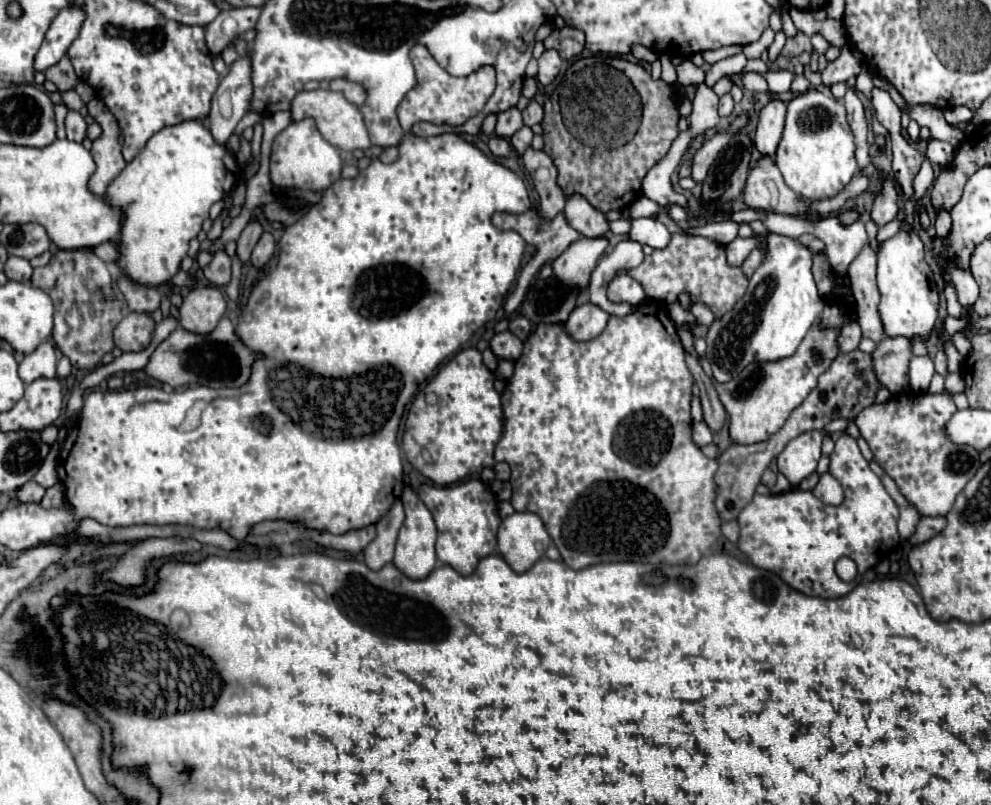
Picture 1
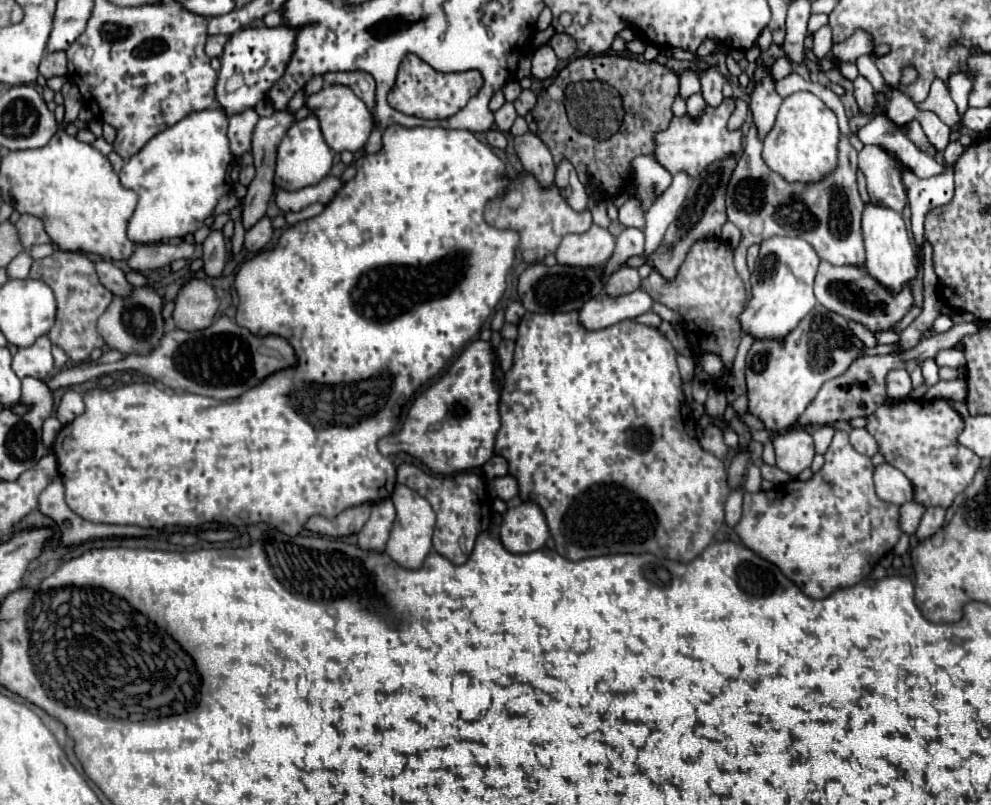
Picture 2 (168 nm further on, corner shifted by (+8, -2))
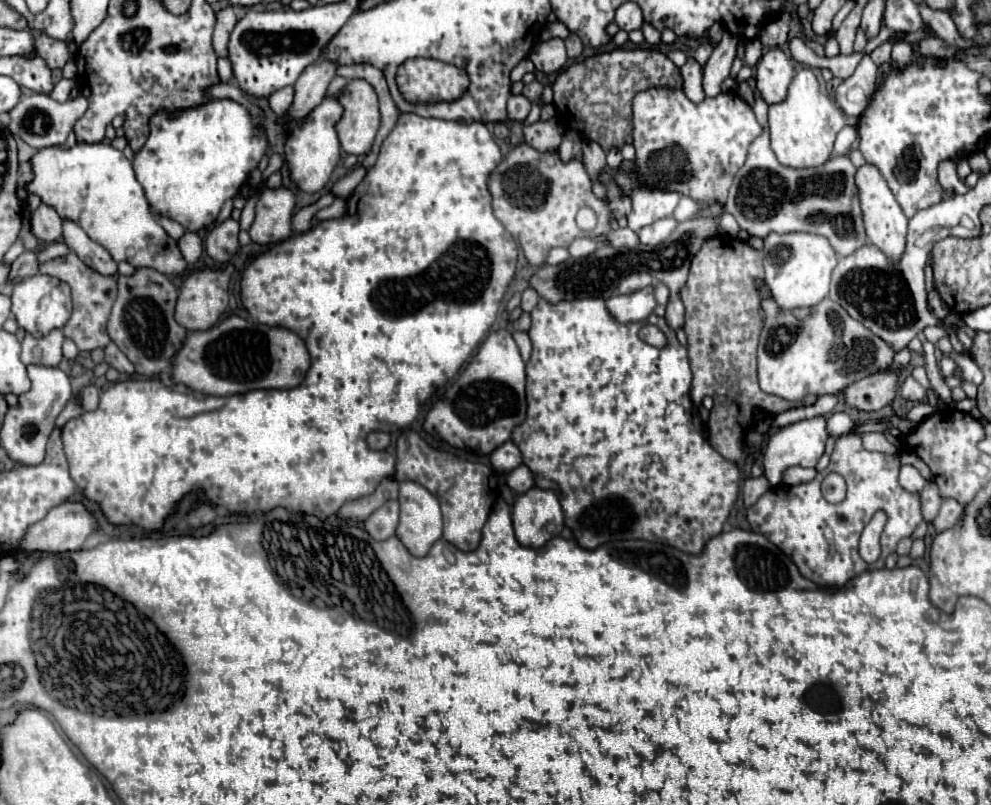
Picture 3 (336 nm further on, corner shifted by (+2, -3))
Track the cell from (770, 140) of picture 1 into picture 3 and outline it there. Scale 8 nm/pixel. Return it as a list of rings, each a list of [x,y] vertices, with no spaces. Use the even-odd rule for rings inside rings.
[[[770,49],[756,65],[756,81],[762,99],[768,105],[784,101],[794,73],[792,59],[782,49]]]

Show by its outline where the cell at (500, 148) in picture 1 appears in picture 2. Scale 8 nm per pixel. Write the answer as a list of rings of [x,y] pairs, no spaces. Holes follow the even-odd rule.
[[[488,130],[486,138],[488,138],[488,144],[492,148],[500,148],[500,150],[506,148],[506,138],[504,138],[504,134],[500,130]]]

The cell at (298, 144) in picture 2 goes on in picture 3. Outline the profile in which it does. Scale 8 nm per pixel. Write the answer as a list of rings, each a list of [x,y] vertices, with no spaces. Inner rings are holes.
[[[326,95],[322,103],[314,107],[310,115],[306,115],[302,123],[298,123],[296,129],[288,133],[284,155],[288,159],[290,177],[306,193],[320,191],[328,183],[336,163],[340,161],[340,141],[336,133],[336,123],[342,119],[342,113],[344,113],[344,107],[338,103],[338,97]]]

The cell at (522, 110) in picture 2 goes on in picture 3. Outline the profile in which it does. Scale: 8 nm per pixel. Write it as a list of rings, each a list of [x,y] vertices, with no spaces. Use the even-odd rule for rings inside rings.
[[[532,81],[532,83],[528,83],[528,85],[524,85],[524,91],[522,91],[522,95],[526,95],[530,101],[538,101],[540,99],[540,95],[542,95],[542,83],[538,83],[538,81]]]

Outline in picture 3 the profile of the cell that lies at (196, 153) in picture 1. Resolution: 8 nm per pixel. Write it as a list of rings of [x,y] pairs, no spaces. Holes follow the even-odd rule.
[[[210,99],[202,107],[190,107],[186,111],[160,109],[150,117],[150,137],[136,153],[134,171],[136,179],[144,187],[148,203],[154,213],[172,217],[188,231],[212,227],[224,201],[238,195],[242,183],[254,171],[268,151],[268,137],[262,125],[254,125],[250,111],[232,99]]]

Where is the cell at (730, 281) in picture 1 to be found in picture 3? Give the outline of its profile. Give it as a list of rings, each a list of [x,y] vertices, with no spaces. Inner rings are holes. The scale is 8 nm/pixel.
[[[728,235],[710,237],[700,251],[694,255],[690,265],[690,275],[686,285],[680,289],[680,299],[686,307],[686,323],[684,331],[688,335],[688,357],[690,367],[694,373],[692,381],[692,399],[702,401],[706,395],[714,399],[714,407],[710,411],[710,445],[728,461],[740,463],[744,461],[742,453],[742,435],[752,429],[754,417],[760,415],[778,415],[788,409],[796,407],[808,407],[818,401],[818,395],[808,395],[806,399],[798,403],[790,403],[788,399],[764,393],[756,379],[756,349],[758,349],[758,337],[764,325],[764,317],[760,315],[760,301],[768,299],[770,289],[764,283],[764,267],[762,267],[762,251],[754,249],[742,239],[734,239]]]

